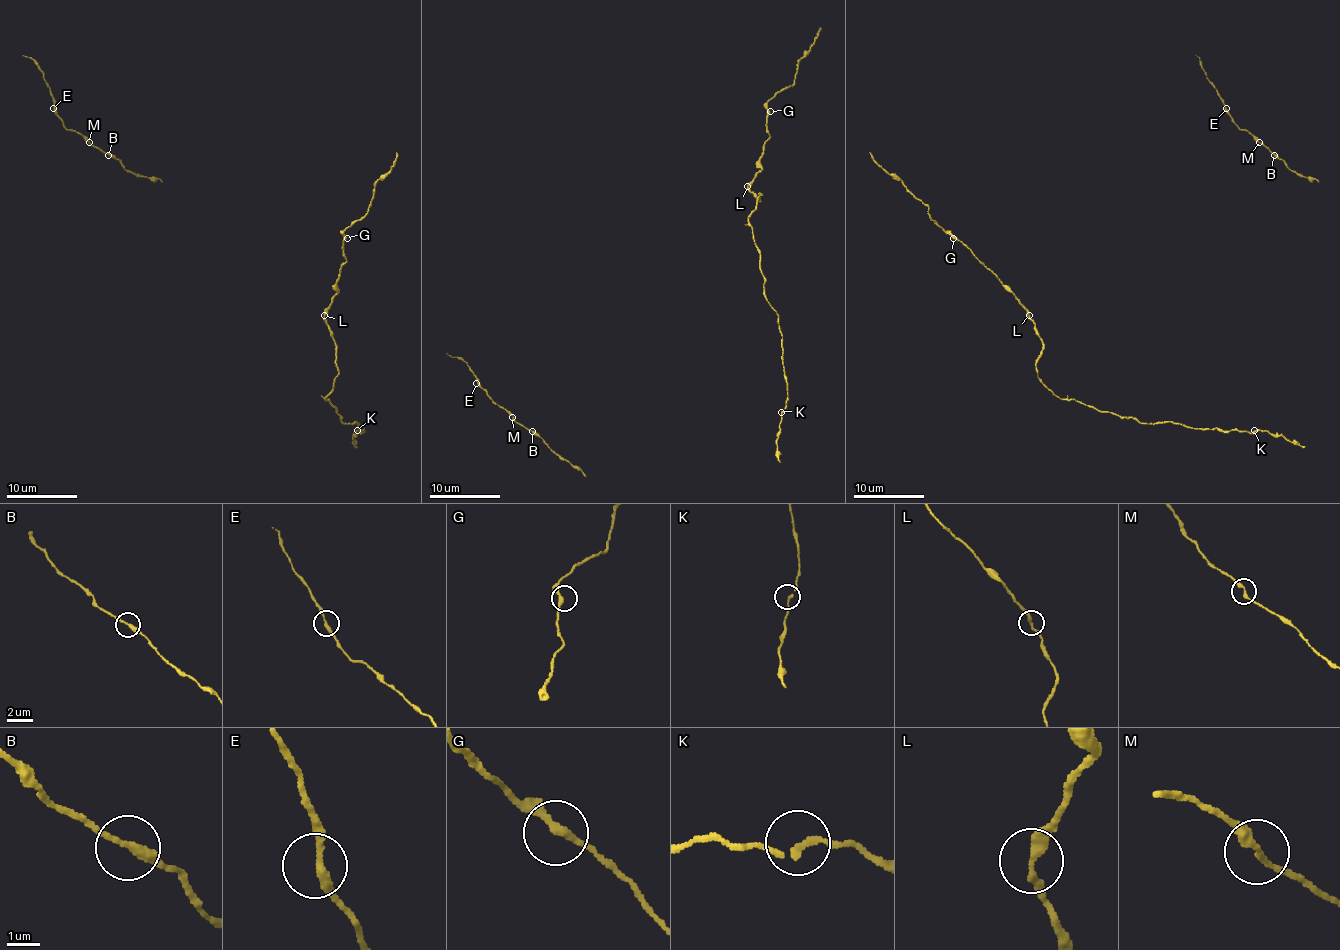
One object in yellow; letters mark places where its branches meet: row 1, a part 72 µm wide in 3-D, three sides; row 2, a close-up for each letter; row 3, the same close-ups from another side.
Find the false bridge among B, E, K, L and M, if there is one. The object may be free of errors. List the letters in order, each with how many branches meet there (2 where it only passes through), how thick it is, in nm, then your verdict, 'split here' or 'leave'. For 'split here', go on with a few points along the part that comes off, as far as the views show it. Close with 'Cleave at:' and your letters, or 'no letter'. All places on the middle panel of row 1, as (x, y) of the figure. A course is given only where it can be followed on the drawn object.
B: 2 | 240 nm | leave
E: 2 | 240 nm | leave
K: 2 | 160 nm | leave
L: 2 | 240 nm | leave
M: 2 | 240 nm | leave
Cleave at: no letter

